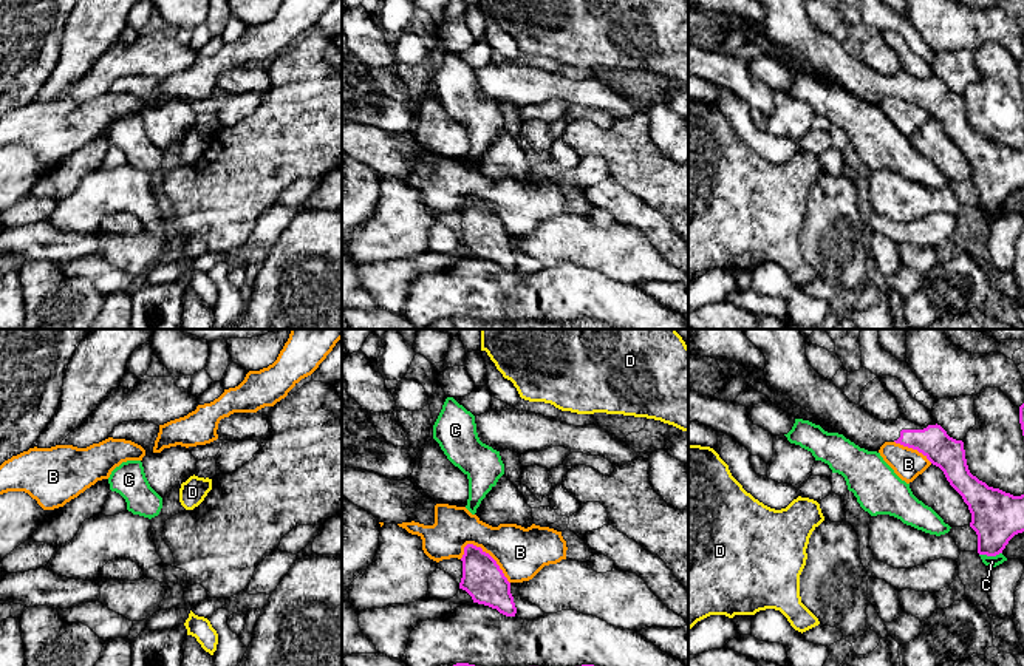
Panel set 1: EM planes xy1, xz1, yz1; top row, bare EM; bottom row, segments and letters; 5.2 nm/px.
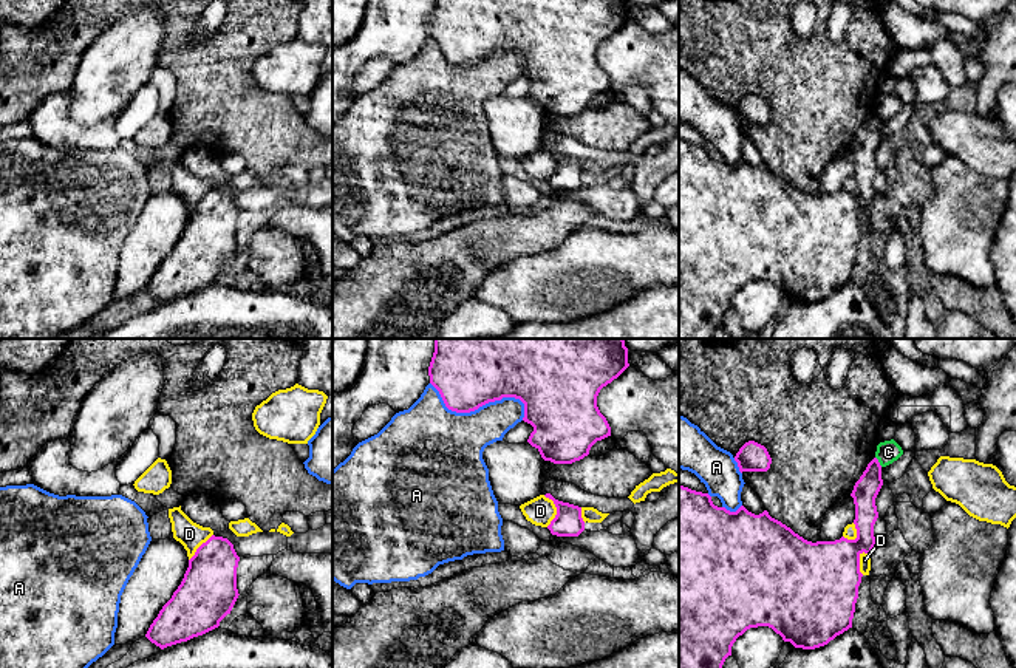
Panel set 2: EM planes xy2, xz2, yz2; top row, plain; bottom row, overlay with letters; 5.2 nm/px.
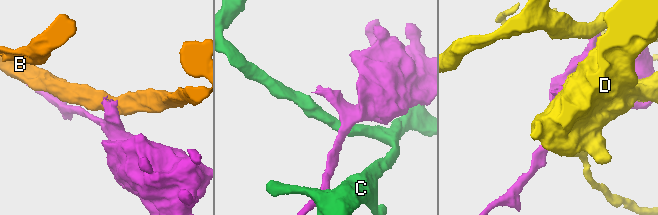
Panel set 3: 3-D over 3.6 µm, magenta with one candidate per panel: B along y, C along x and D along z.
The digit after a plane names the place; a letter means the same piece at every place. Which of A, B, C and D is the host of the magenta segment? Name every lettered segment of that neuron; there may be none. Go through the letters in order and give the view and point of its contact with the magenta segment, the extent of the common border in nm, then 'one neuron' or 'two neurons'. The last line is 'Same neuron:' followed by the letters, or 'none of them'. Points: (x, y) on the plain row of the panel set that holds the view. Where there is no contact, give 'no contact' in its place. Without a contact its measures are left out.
A: contact xz2 (480, 59); length 550 nm; two neurons
B: contact xz1 (491, 210); length 320 nm; two neurons
C: contact yz1 (990, 209); length 120 nm; two neurons
D: contact xz2 (557, 163); length 170 nm; two neurons
Same neuron: none of them

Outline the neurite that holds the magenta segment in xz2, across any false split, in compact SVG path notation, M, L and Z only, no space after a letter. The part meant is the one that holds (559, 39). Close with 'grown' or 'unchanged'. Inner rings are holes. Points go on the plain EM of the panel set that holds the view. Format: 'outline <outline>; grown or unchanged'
outline M435 0L428 29L445 60L456 66L470 66L503 51L520 53L524 57L523 74L534 80L527 96L544 114L572 118L588 110L597 94L611 90L611 80L597 60L597 49L628 20L626 0Z; unchanged

